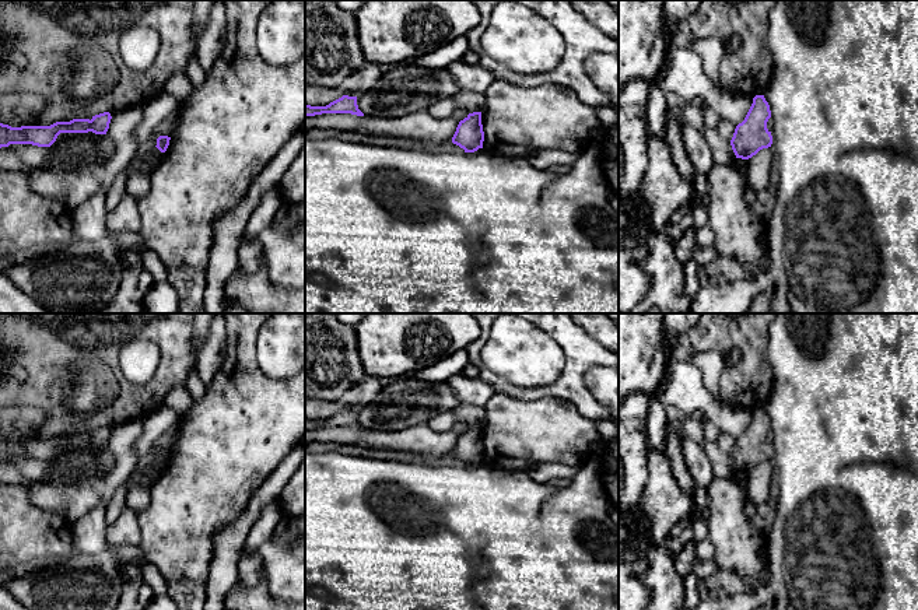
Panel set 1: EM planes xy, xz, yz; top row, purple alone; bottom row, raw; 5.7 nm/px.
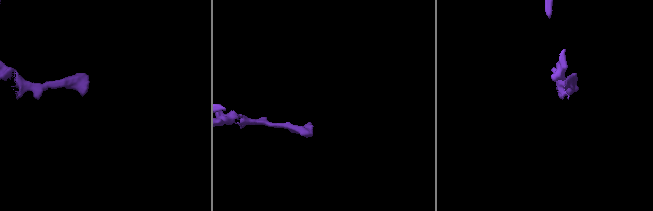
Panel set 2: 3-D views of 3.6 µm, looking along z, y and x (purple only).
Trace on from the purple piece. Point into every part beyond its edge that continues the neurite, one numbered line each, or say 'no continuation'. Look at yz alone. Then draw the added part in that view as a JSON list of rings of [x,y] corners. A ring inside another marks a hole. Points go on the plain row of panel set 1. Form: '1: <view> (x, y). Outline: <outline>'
no continuation

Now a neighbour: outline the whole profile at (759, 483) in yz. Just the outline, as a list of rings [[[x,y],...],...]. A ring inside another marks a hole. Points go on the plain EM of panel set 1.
[[[771,460],[760,463],[749,471],[747,498],[754,505],[770,504],[770,487],[775,466]]]

